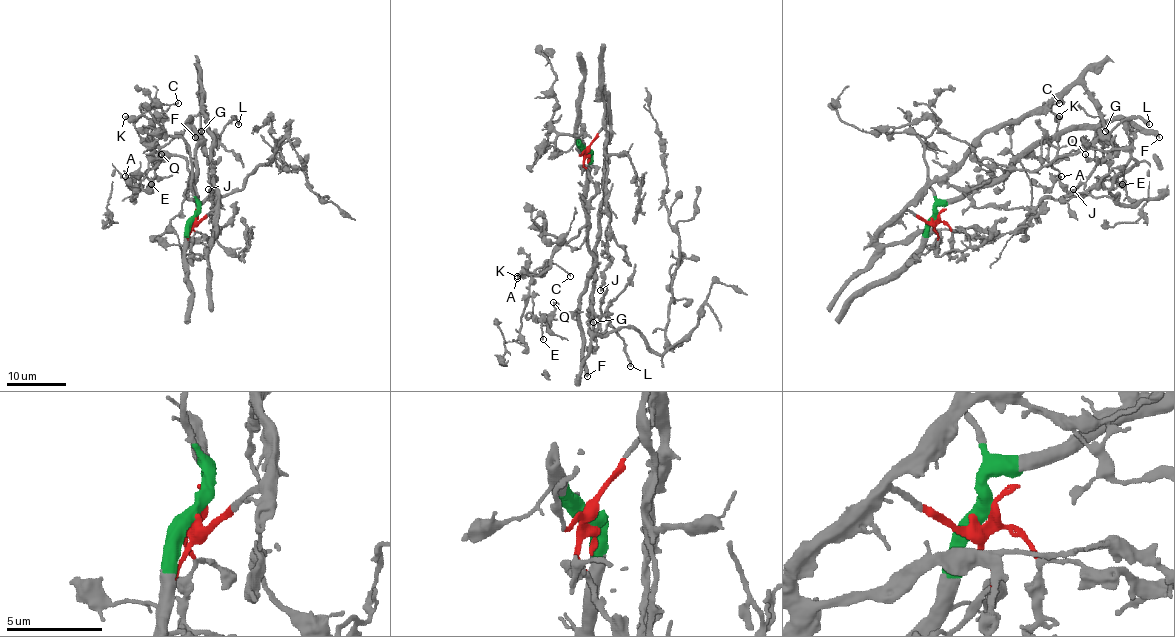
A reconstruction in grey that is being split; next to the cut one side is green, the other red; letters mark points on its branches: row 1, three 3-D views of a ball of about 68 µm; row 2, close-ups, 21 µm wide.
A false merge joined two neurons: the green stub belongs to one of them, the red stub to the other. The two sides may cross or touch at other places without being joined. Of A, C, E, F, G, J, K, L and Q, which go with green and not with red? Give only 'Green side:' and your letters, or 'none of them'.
Green side: A, C, E, F, K, Q

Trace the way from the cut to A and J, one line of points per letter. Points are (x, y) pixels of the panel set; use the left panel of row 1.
A: (194, 217), (197, 205), (192, 187), (194, 174), (184, 158), (164, 155), (138, 179), (126, 176)
J: (194, 219), (198, 222), (218, 204), (213, 182), (216, 208), (218, 198), (212, 199), (209, 189)

